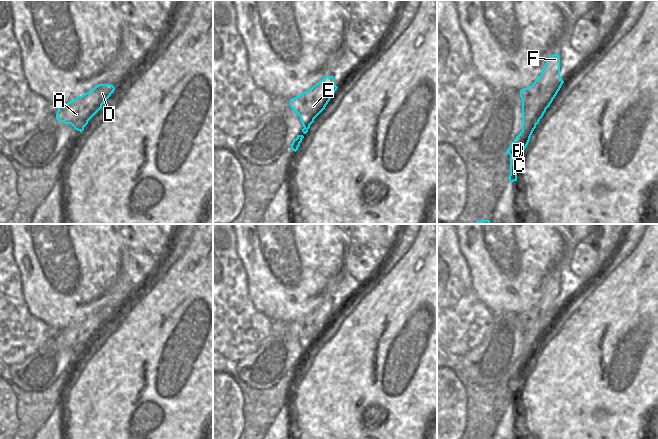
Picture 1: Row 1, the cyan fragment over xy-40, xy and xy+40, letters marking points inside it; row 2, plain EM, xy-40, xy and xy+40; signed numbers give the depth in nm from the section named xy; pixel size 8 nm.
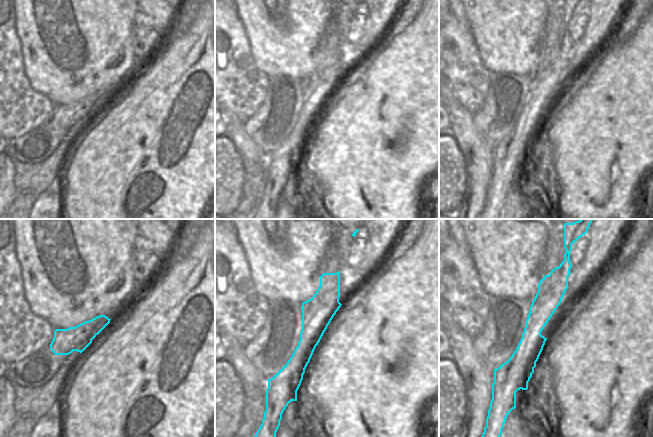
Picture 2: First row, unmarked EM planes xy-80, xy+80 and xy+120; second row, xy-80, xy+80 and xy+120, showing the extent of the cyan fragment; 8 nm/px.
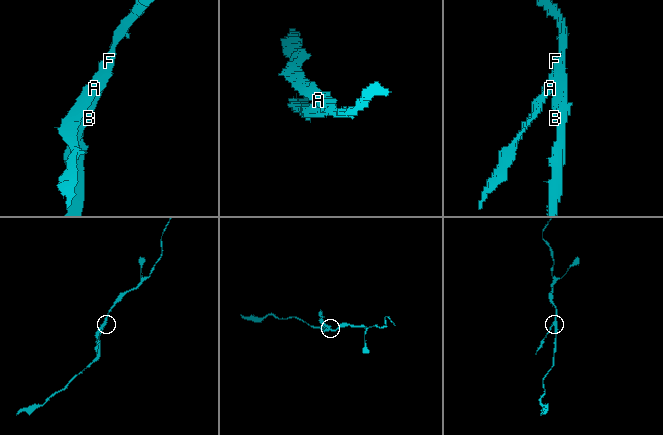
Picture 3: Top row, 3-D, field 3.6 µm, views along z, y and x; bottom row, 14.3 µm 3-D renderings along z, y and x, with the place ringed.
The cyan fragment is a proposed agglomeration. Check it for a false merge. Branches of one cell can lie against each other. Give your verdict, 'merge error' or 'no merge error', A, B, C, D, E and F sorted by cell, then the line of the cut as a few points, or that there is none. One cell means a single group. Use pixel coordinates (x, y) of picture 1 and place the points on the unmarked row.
merge error | A D E / B C F | xy (324, 305), (302, 323), (294, 321)

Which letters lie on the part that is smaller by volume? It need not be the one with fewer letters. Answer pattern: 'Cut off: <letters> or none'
Cut off: A, D, E

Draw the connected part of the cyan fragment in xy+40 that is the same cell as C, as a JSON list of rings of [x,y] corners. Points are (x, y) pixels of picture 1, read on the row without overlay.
[[[557,277],[548,282],[542,297],[536,305],[531,310],[520,314],[522,324],[532,324],[533,326],[529,330],[522,332],[522,355],[516,360],[506,375],[510,379],[510,399],[508,401],[510,406],[517,405],[518,389],[524,374],[530,365],[536,349],[546,336],[547,332],[543,327],[547,325],[551,328],[553,325],[548,317],[555,304],[562,308],[564,307],[560,301],[560,281]]]

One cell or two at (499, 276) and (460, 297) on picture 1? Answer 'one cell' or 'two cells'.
two cells

